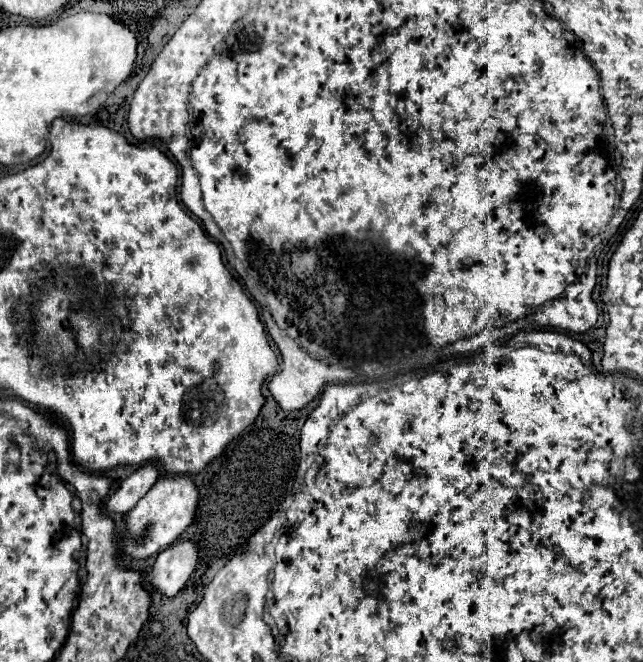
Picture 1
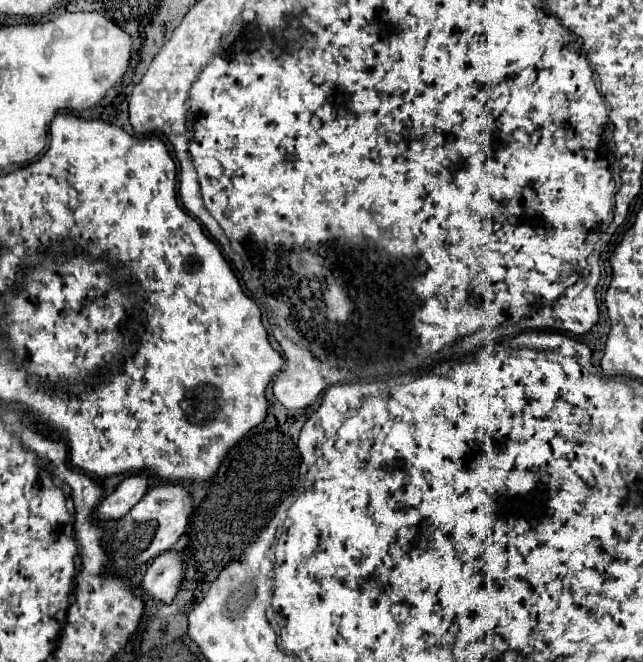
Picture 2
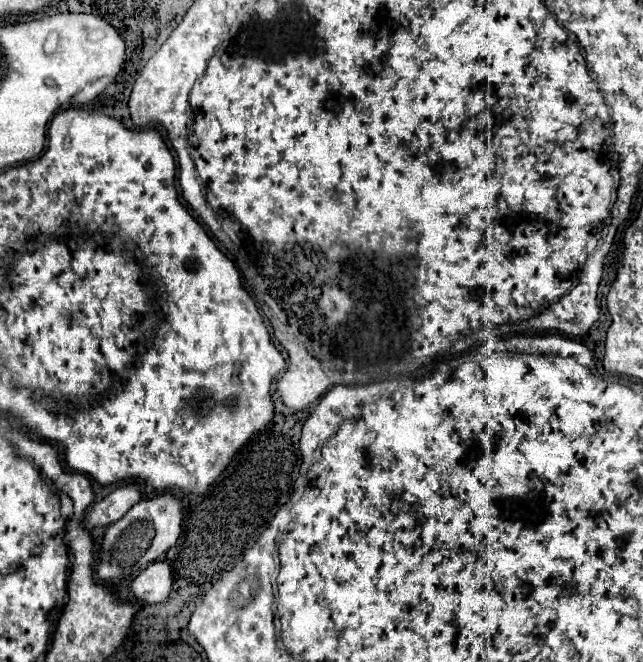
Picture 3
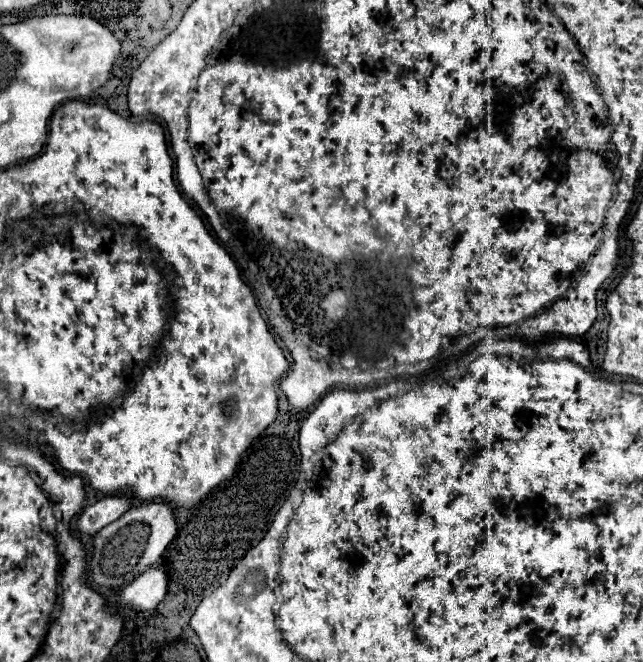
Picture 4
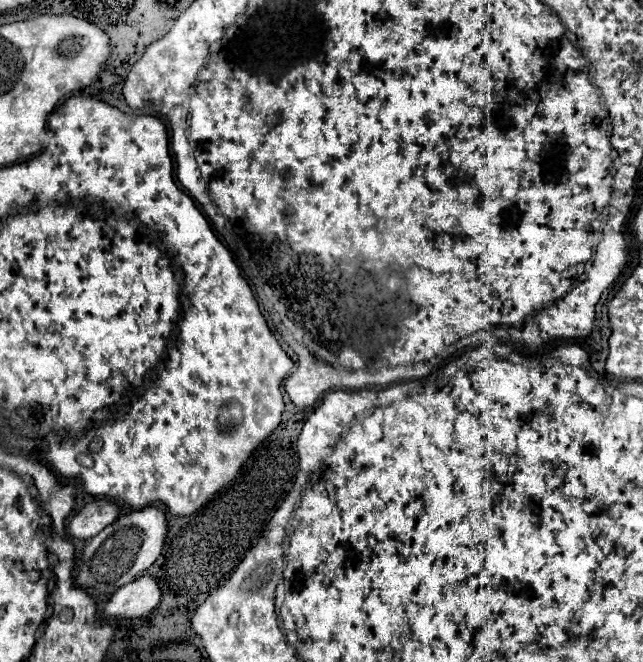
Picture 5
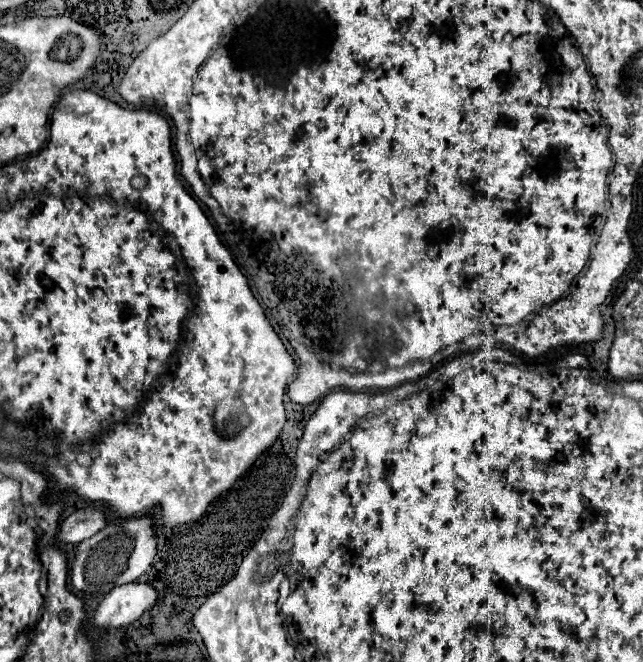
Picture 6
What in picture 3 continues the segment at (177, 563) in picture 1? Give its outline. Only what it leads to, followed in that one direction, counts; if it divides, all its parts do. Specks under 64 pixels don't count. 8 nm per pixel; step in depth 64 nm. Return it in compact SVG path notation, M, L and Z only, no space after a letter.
M166 562L150 564L130 586L130 594L144 604L168 600L172 590L172 570Z

